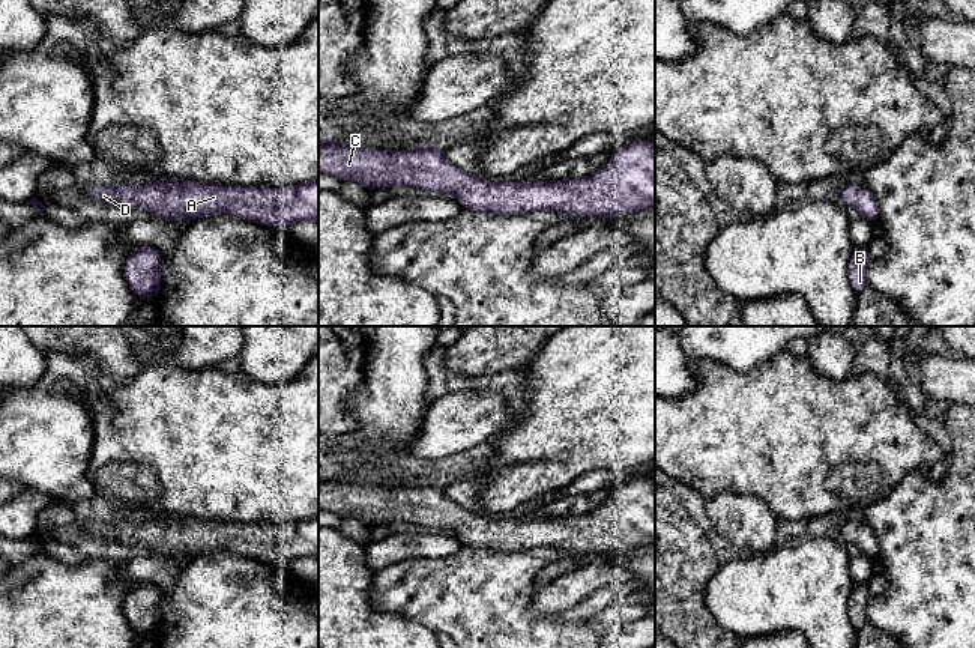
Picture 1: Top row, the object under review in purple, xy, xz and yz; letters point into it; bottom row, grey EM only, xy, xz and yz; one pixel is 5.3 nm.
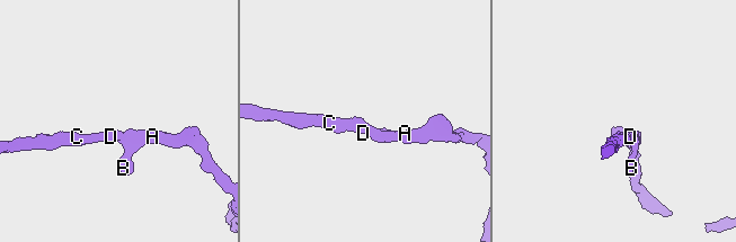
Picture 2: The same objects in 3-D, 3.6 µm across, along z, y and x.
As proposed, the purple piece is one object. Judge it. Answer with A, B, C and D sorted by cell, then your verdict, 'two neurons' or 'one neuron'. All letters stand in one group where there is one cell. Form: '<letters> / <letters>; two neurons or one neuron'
A B C D; one neuron

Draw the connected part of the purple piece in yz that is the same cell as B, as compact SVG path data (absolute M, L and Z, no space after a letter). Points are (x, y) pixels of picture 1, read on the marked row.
M870 247L855 248L849 262L849 281L856 295L867 287L867 265L870 260Z

